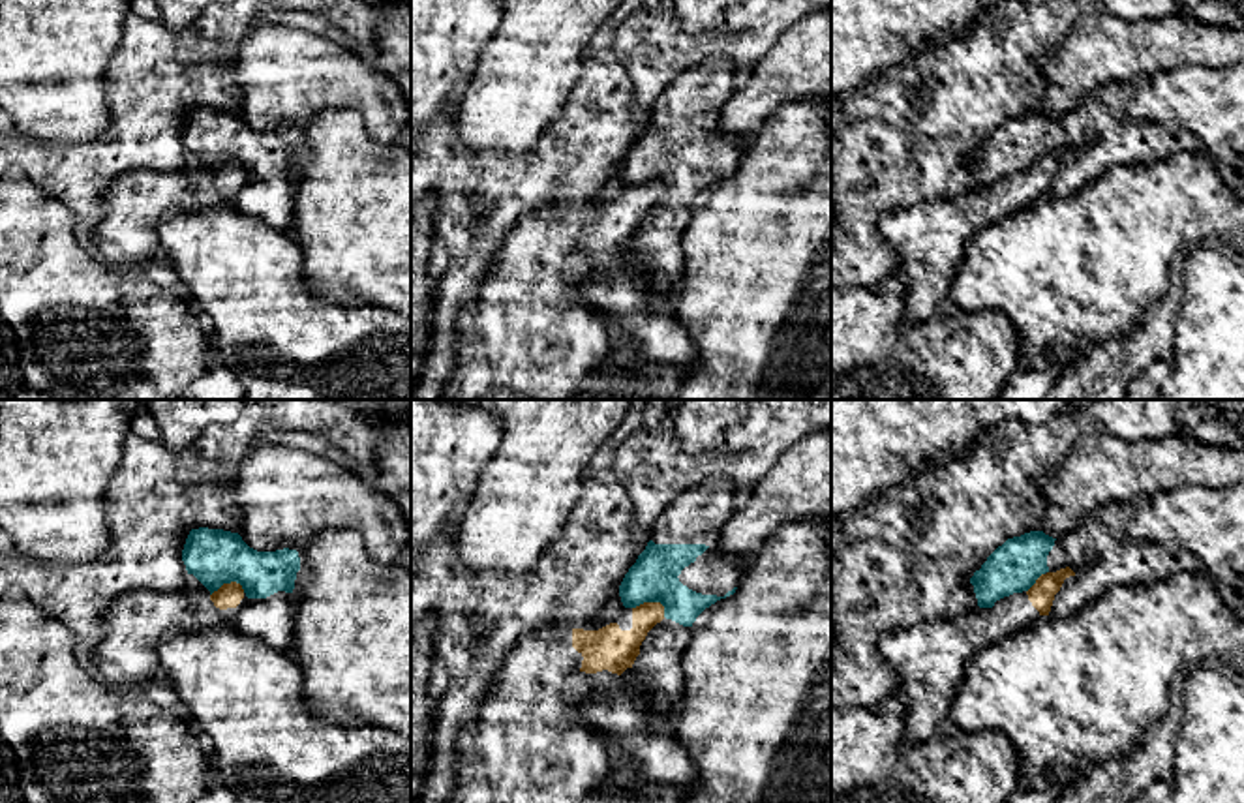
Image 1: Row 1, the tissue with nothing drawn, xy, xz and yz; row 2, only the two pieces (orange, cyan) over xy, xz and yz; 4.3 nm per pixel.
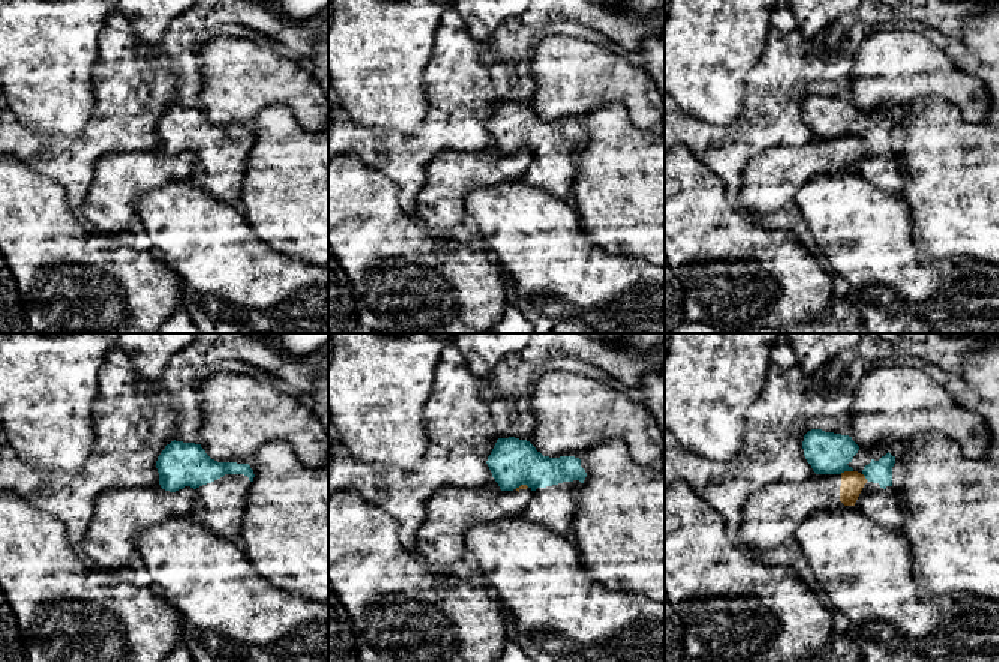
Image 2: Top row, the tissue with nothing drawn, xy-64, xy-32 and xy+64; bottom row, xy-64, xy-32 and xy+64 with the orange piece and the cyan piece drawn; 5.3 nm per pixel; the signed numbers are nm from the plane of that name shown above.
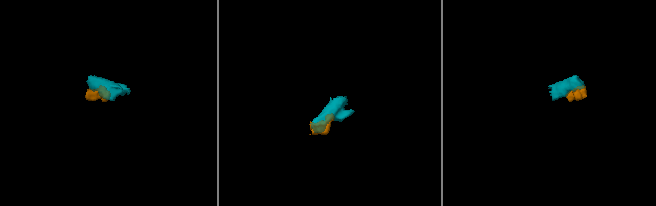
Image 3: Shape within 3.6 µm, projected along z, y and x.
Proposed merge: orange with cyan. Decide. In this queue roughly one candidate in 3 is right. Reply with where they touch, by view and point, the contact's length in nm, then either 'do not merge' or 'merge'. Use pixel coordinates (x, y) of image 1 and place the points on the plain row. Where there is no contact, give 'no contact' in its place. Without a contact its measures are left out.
contact xz (653, 182); length 150 nm; do not merge

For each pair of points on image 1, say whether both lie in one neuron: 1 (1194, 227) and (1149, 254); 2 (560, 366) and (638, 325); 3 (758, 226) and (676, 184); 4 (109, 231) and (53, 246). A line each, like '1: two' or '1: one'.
1: one
2: two
3: two
4: two

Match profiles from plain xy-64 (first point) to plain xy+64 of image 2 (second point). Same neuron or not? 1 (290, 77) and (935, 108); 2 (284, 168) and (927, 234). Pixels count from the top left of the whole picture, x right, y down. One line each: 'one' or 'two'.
1: two
2: one

